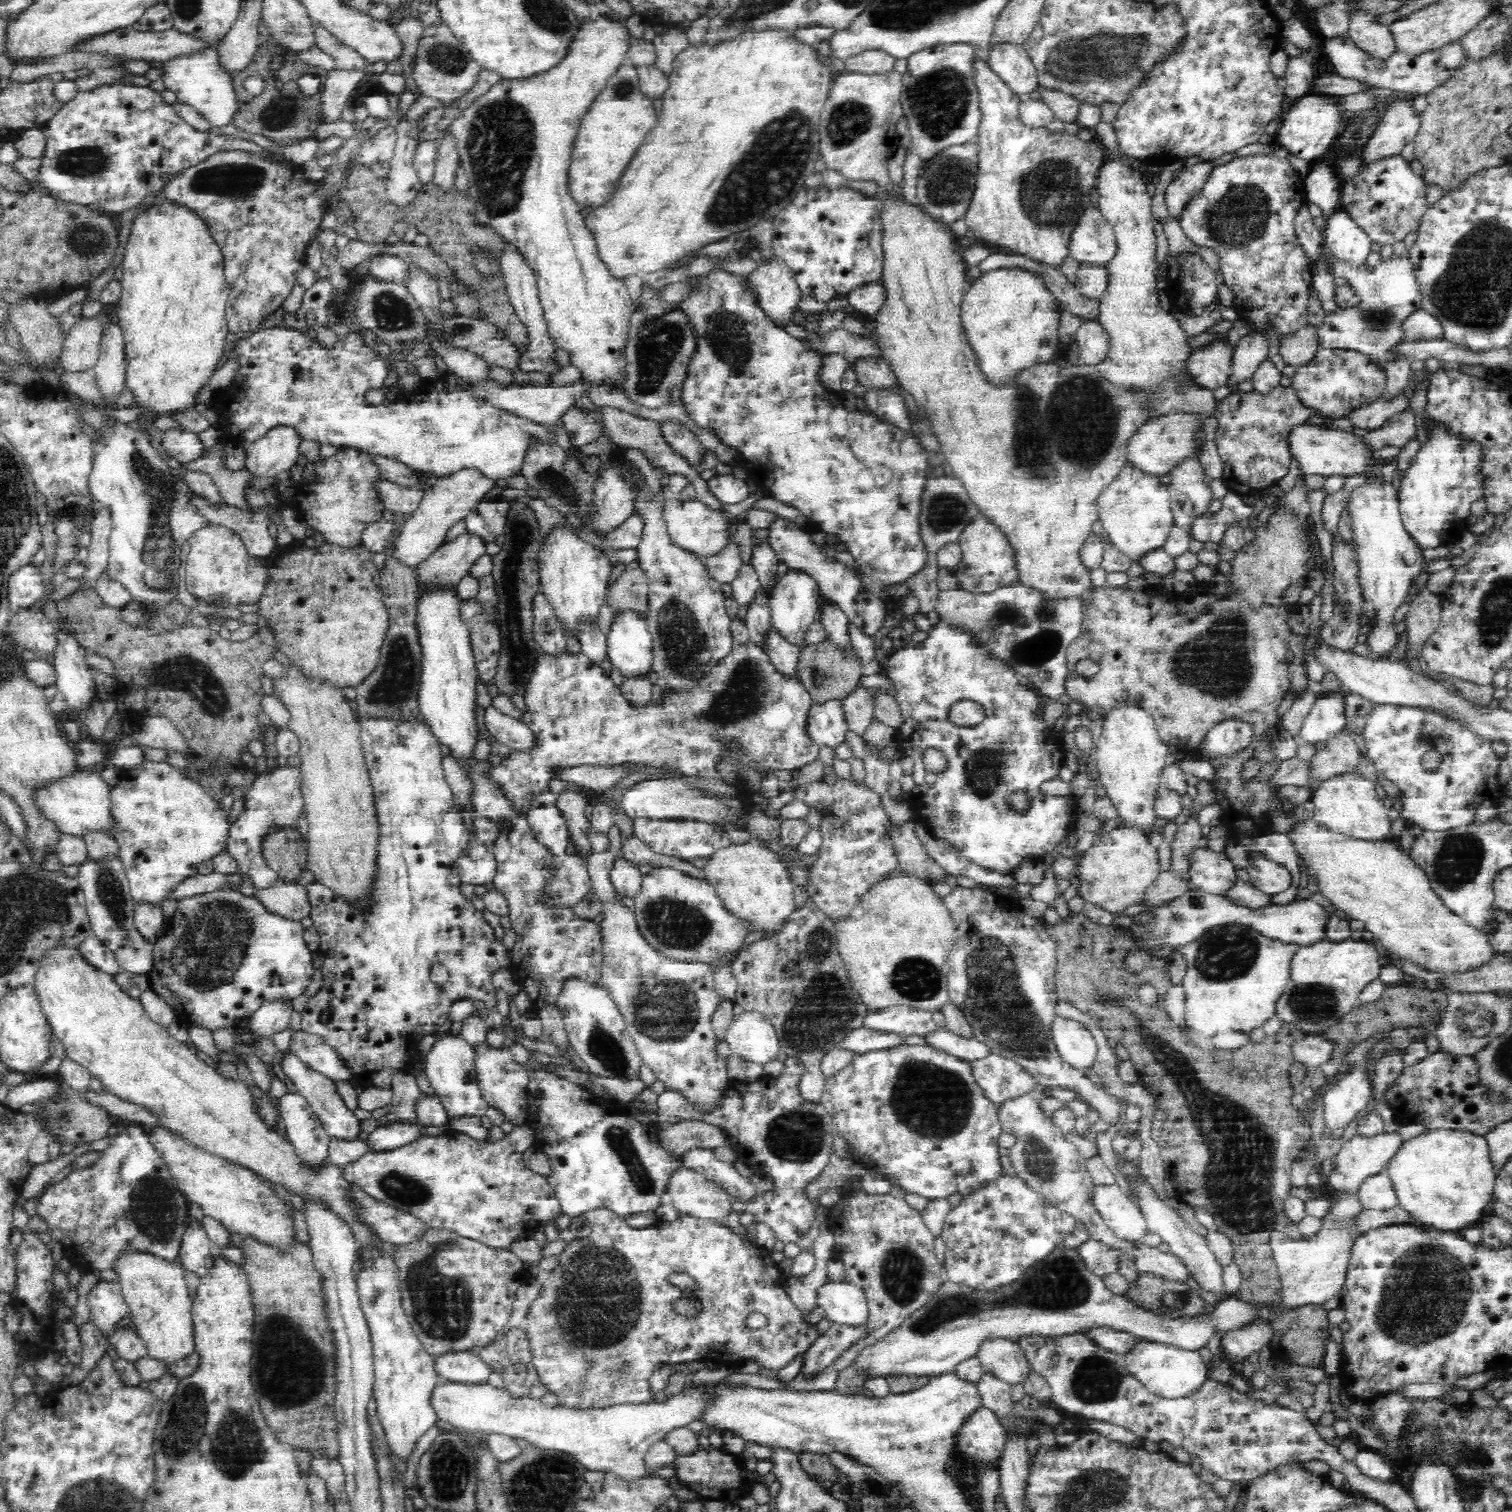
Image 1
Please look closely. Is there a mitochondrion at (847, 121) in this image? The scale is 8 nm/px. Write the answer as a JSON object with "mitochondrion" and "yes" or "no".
{"mitochondrion":"yes"}

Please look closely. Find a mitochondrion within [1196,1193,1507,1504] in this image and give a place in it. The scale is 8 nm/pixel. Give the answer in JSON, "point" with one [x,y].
{"point":[1473,1453]}

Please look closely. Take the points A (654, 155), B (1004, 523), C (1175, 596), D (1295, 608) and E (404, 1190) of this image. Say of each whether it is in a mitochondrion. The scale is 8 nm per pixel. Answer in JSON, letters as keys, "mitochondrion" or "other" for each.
{"A":"other","B":"other","C":"other","D":"other","E":"mitochondrion"}

